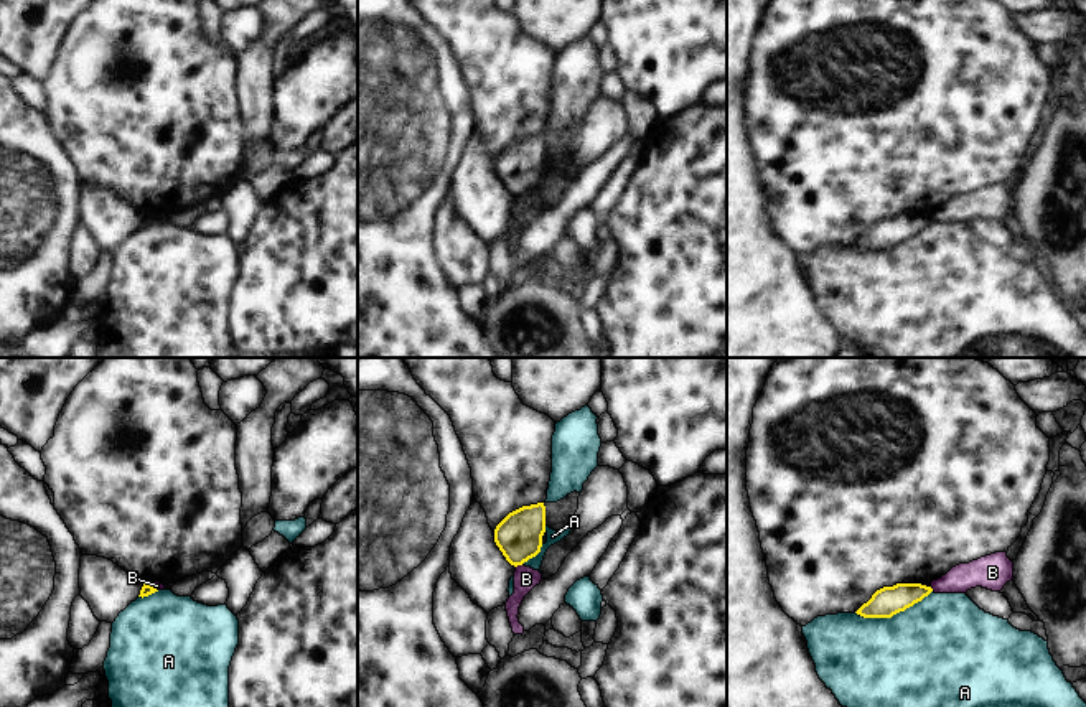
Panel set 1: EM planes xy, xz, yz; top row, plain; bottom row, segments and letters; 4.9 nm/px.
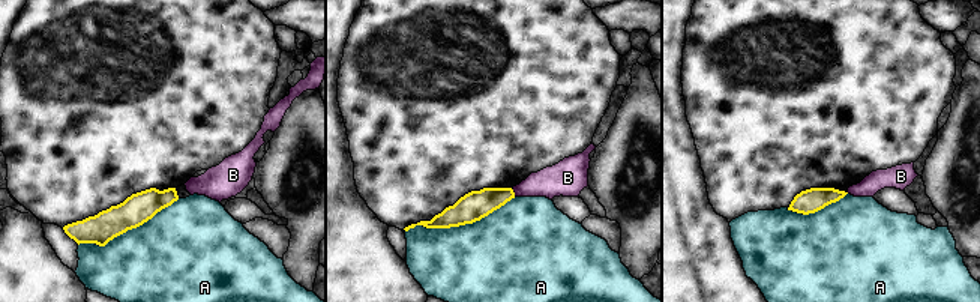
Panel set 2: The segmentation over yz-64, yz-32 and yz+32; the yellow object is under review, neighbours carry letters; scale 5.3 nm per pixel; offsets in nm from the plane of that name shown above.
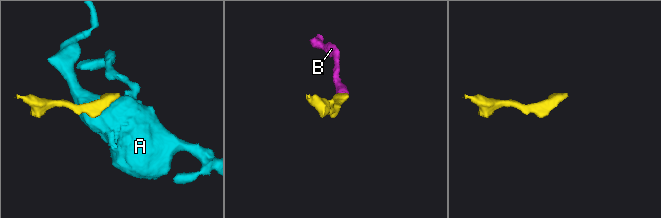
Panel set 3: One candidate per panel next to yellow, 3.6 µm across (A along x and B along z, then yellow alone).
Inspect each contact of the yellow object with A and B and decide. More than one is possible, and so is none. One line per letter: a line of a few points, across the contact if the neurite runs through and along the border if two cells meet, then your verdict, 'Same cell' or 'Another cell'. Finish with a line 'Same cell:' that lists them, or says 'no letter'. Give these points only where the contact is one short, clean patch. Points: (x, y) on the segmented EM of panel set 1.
A: Another cell
B: Line: xz (521, 564), (516, 567). Another cell
Same cell: no letter.

